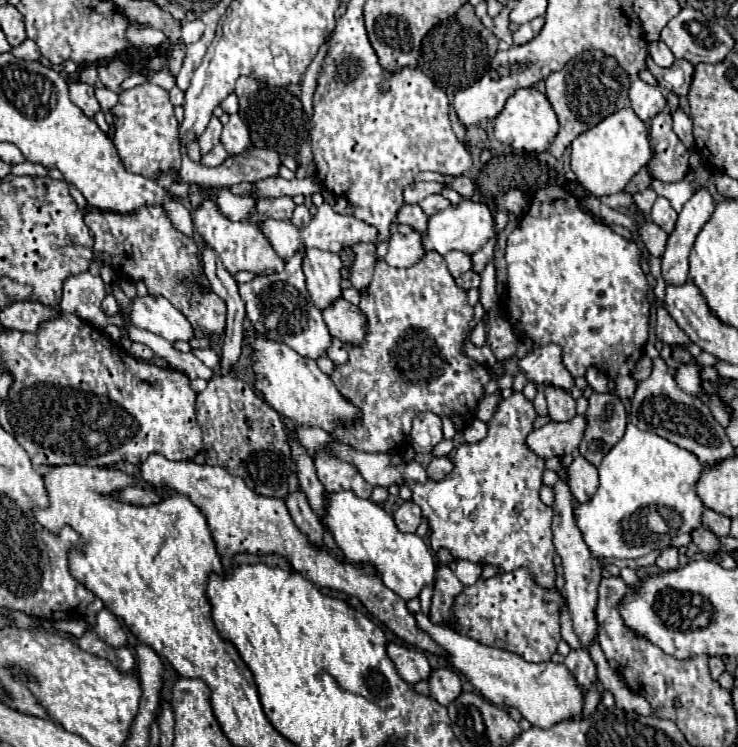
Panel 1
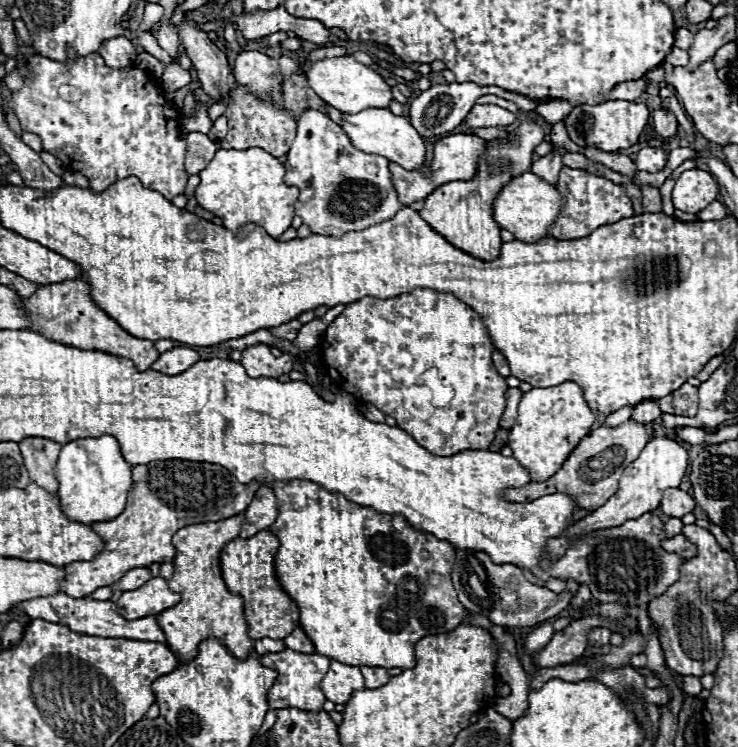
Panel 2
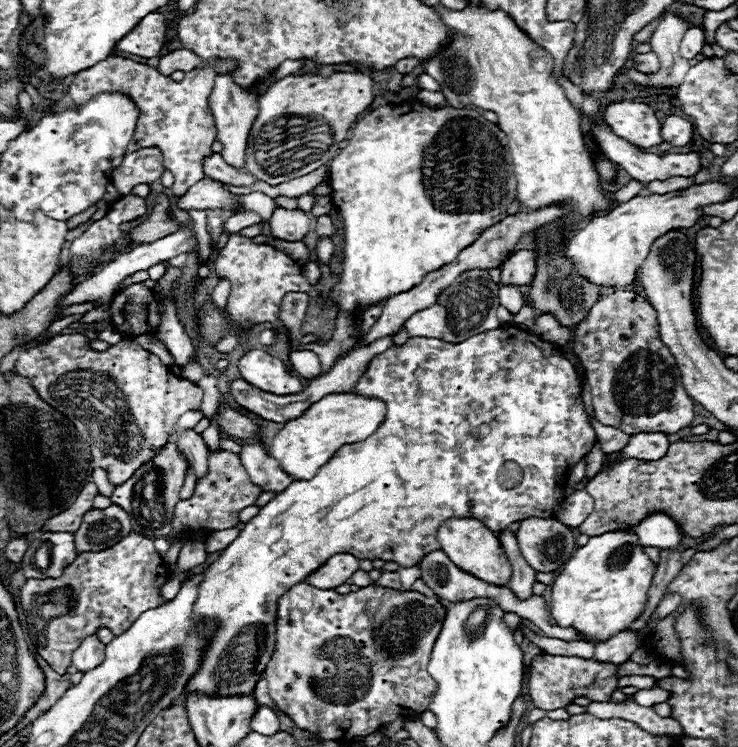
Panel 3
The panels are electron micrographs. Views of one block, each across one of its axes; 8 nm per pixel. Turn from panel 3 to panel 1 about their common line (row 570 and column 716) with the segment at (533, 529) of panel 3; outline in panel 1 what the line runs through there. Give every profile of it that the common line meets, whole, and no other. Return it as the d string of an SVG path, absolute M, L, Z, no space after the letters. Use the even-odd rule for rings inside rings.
M700 526L698 530L692 532L692 542L698 546L698 550L702 554L716 554L720 550L720 544L718 544L718 536L712 534L706 526Z

